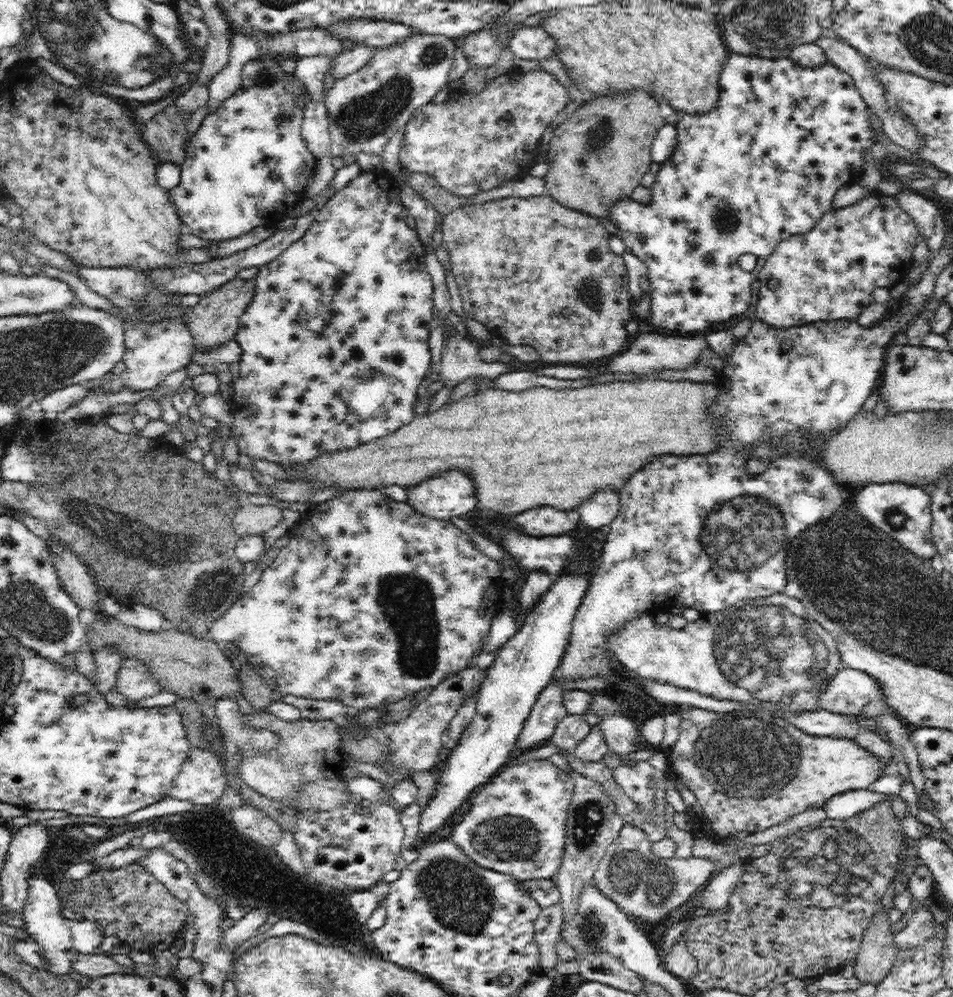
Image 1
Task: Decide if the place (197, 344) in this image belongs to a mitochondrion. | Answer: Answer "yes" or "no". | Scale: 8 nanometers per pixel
no

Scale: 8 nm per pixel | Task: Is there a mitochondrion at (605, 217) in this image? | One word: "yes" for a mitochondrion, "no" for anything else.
no

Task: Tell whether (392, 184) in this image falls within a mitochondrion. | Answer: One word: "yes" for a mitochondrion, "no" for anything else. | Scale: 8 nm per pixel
no

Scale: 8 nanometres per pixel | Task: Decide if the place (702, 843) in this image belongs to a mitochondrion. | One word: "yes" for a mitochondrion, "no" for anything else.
no

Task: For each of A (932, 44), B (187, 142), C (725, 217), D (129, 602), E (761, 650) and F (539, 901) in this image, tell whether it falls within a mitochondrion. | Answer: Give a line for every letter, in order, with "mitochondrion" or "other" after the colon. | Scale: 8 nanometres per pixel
A: mitochondrion
B: other
C: mitochondrion
D: other
E: mitochondrion
F: other

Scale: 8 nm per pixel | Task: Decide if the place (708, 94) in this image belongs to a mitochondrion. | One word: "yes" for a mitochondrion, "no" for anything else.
no

